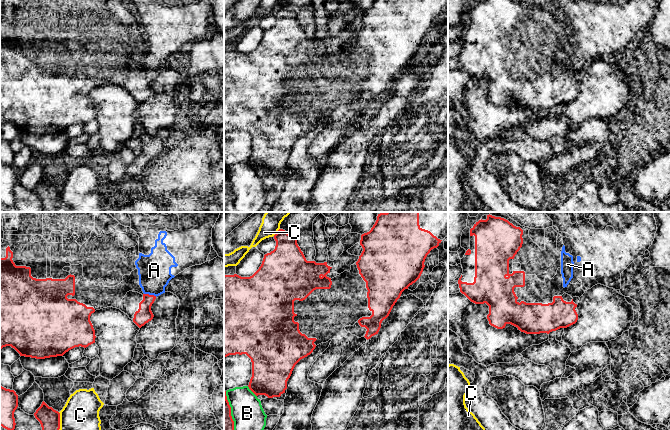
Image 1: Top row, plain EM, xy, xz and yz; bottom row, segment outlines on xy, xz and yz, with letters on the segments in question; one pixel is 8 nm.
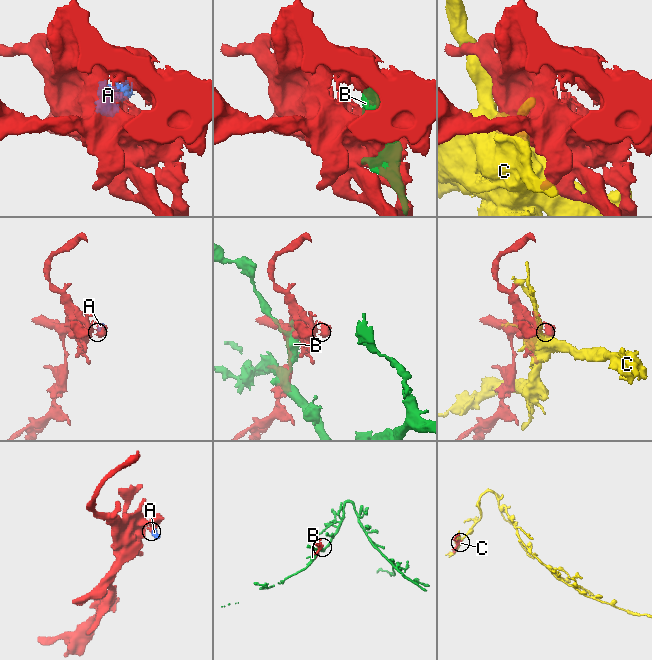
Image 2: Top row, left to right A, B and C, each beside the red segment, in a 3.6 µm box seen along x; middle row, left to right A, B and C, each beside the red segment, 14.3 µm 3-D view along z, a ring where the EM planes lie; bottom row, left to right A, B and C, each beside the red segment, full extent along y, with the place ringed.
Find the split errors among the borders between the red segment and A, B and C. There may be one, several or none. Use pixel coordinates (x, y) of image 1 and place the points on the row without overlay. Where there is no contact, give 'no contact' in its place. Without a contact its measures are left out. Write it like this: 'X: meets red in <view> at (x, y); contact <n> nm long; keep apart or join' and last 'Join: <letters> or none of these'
A: meets red in xy at (150, 71); contact 110 nm long; keep apart
B: meets red in xz at (230, 189); contact 380 nm long; keep apart
C: meets red in xz at (277, 8); contact 80 nm long; keep apart
Join: none of these

